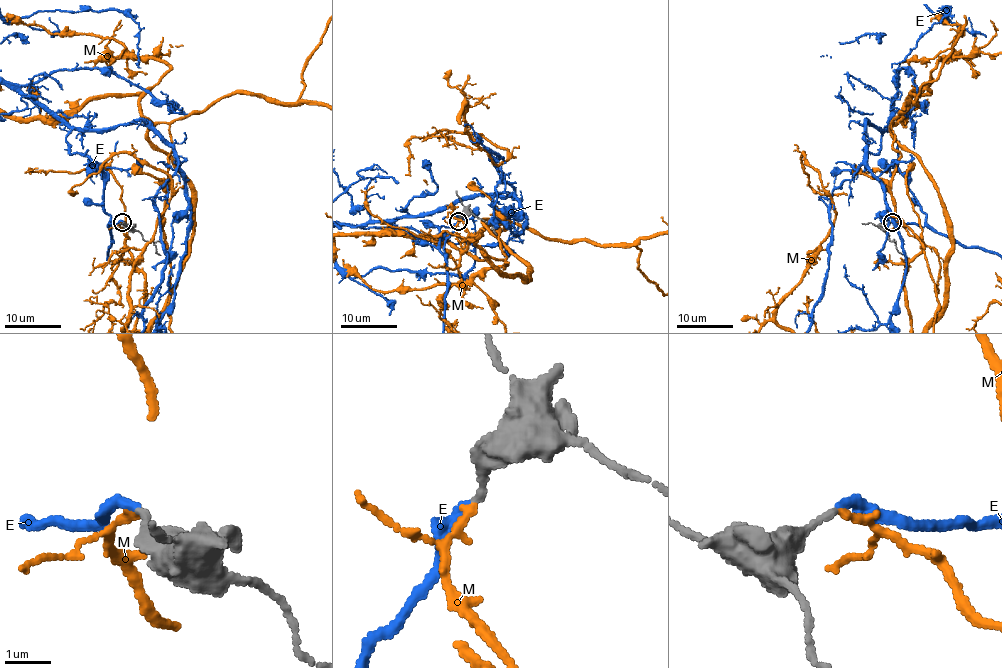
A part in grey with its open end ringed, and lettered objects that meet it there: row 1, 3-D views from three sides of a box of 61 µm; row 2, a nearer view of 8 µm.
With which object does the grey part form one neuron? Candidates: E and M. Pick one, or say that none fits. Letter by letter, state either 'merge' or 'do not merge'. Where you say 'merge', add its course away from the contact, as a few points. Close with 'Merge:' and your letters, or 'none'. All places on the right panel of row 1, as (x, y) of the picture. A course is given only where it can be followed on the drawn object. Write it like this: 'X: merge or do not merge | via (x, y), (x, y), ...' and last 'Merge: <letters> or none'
E: merge
M: do not merge
Merge: E

